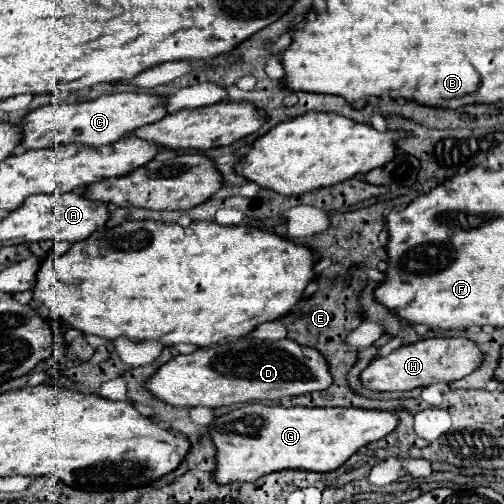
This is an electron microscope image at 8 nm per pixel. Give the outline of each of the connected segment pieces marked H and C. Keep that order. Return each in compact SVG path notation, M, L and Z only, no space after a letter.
M428 338L414 344L406 344L390 352L388 356L374 358L364 372L360 382L374 392L394 392L394 390L414 390L436 382L452 382L474 372L482 362L482 352L478 346L466 338Z
M116 92L82 104L40 106L28 112L18 126L22 128L22 146L26 150L56 148L62 144L102 146L118 142L134 128L158 122L162 116L166 116L166 100L162 96L152 96L144 92Z

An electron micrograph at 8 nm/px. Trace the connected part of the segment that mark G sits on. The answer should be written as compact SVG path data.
M244 404L218 416L208 426L216 450L212 478L224 486L232 482L254 482L260 476L286 468L330 472L346 462L358 448L388 436L396 424L398 416L378 410Z

